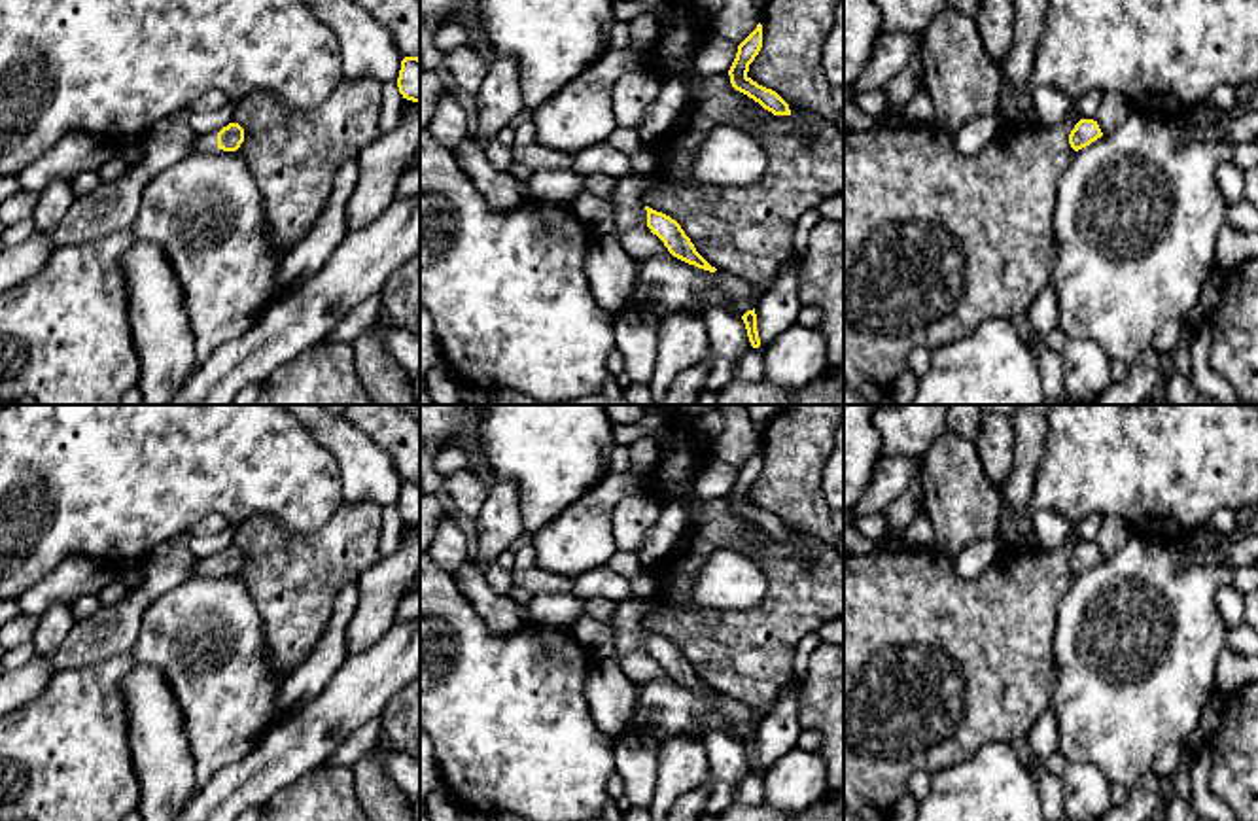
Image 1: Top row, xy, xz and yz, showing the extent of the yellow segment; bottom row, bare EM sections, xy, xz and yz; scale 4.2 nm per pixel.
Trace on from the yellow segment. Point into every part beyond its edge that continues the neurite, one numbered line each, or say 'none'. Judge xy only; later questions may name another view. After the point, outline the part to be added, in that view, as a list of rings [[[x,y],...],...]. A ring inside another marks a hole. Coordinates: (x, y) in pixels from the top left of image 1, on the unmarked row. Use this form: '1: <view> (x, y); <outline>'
1: xy (203, 566); [[[216,556],[197,558],[191,568],[189,579],[208,577],[214,573],[218,573],[218,558]]]

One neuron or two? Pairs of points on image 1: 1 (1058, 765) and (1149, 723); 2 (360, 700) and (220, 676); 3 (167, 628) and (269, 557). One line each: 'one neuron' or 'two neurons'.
1: two neurons
2: two neurons
3: two neurons

